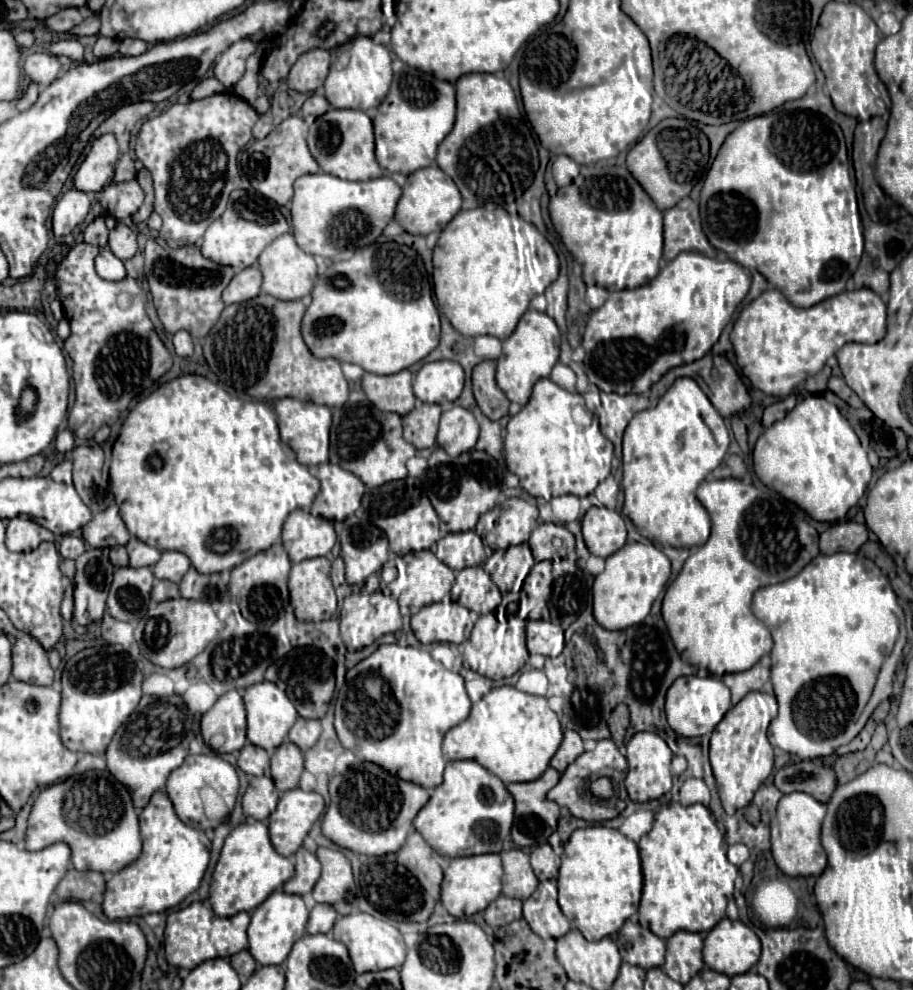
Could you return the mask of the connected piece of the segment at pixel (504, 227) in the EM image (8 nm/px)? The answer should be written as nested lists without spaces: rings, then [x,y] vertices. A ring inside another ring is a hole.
[[[485,208],[461,210],[451,224],[441,232],[439,242],[433,250],[433,282],[435,282],[435,296],[437,308],[443,312],[455,330],[463,336],[471,338],[473,354],[483,360],[497,360],[501,356],[501,340],[511,336],[519,316],[527,312],[531,298],[535,296],[529,284],[529,274],[523,274],[515,254],[515,242],[511,232],[511,220],[505,210],[497,210],[493,218],[487,216]]]

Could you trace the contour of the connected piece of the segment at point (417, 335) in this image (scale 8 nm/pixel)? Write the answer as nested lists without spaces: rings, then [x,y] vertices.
[[[403,244],[367,246],[349,260],[335,262],[313,288],[313,302],[303,316],[303,338],[311,354],[317,358],[335,358],[351,362],[371,374],[397,374],[403,368],[423,360],[439,344],[439,312],[431,298],[429,276],[421,256]]]

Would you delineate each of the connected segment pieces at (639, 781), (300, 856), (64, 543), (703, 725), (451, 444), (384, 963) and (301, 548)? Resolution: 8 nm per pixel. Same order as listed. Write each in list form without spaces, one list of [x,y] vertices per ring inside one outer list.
[[[637,732],[633,738],[627,742],[627,764],[629,772],[625,778],[625,788],[629,792],[629,798],[635,802],[647,802],[663,796],[665,792],[671,790],[671,750],[665,744],[661,736],[655,732]]]
[[[299,848],[295,852],[295,874],[291,880],[283,884],[283,890],[287,894],[307,894],[313,890],[317,878],[321,876],[321,864],[315,854],[311,854],[305,848]]]
[[[69,534],[69,536],[63,536],[61,542],[59,542],[59,554],[63,558],[77,558],[85,552],[85,542],[81,536],[75,536],[75,534]]]
[[[683,676],[671,684],[667,690],[665,714],[669,726],[679,736],[705,736],[711,734],[713,728],[721,722],[725,712],[731,708],[731,694],[729,688],[723,684],[721,678],[716,676]]]
[[[453,406],[441,414],[437,446],[449,456],[459,456],[475,448],[479,436],[479,424],[473,414],[461,406]]]
[[[355,912],[355,914],[347,914],[341,916],[335,922],[333,928],[333,938],[343,942],[349,950],[351,962],[355,972],[377,972],[377,970],[387,970],[387,968],[399,968],[405,960],[405,942],[403,942],[403,934],[393,928],[391,924],[365,914],[365,912]]]
[[[293,510],[283,524],[283,546],[293,562],[325,556],[331,552],[337,536],[333,524],[311,516],[307,510]]]

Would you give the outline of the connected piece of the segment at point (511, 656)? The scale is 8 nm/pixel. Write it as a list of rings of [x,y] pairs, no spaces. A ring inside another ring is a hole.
[[[494,620],[495,648],[487,654],[485,676],[499,680],[513,676],[519,668],[523,668],[527,660],[525,648],[525,632],[511,634],[508,620]],[[509,630],[509,632],[507,632]]]

